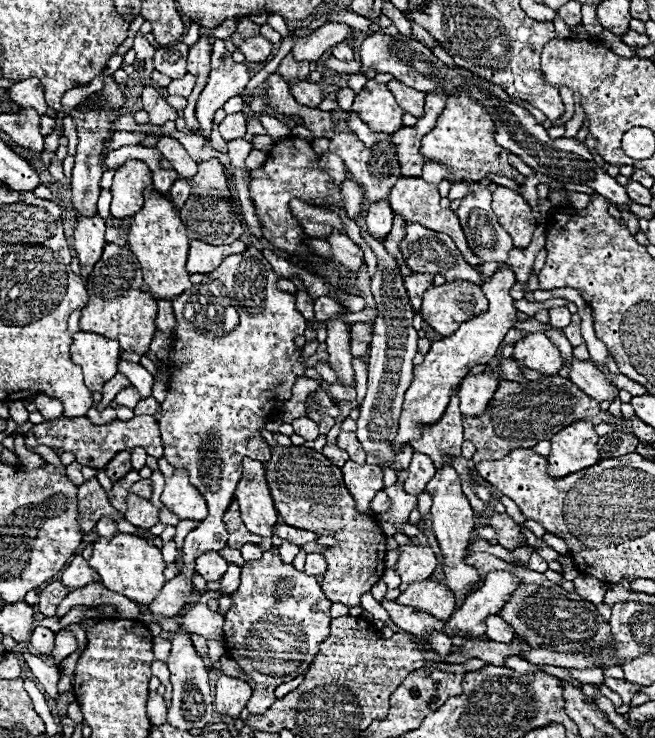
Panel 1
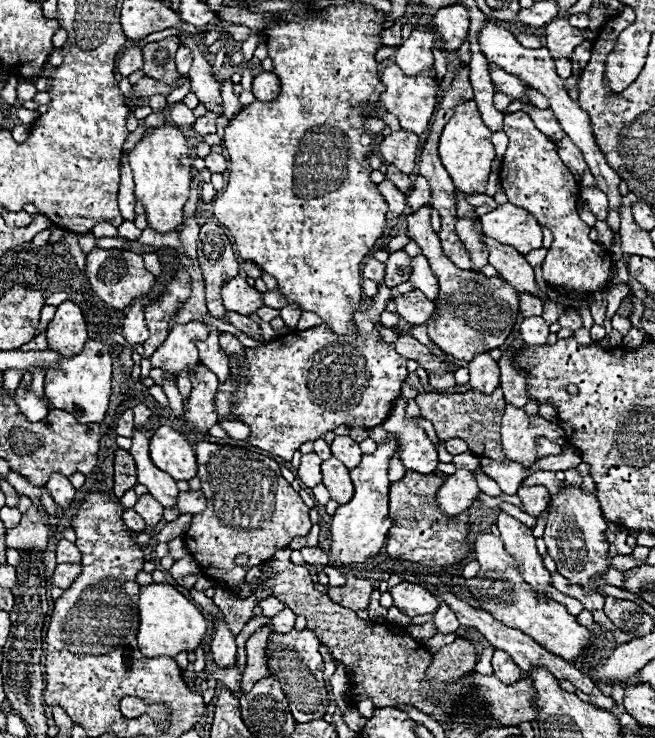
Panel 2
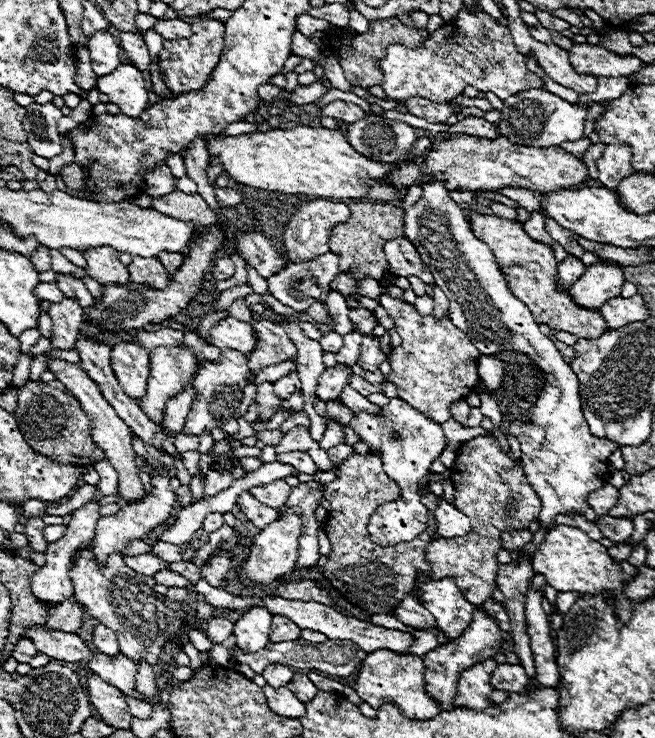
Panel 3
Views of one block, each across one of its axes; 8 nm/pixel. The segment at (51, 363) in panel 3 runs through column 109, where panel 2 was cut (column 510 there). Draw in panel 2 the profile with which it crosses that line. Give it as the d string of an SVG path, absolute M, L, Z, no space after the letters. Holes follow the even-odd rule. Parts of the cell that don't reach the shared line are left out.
M506 404L502 418L502 448L508 462L520 462L530 468L536 462L536 438L548 436L552 442L564 442L560 424L548 422L540 414L526 414L522 408Z

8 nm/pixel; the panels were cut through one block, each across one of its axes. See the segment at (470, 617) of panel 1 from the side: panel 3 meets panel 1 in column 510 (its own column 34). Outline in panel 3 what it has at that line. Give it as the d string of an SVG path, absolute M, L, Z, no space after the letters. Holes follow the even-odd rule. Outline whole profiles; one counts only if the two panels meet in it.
M88 502L88 504L84 504L82 508L78 508L78 510L72 514L72 520L68 522L68 528L66 528L64 538L60 538L58 542L48 544L46 566L42 566L36 574L30 576L32 592L36 592L36 596L40 596L40 600L60 604L60 602L68 600L70 596L74 596L74 584L72 584L72 580L70 580L70 568L72 568L72 564L74 564L78 552L84 550L84 548L88 548L88 546L92 544L98 518L100 518L100 504L98 504L98 502Z

